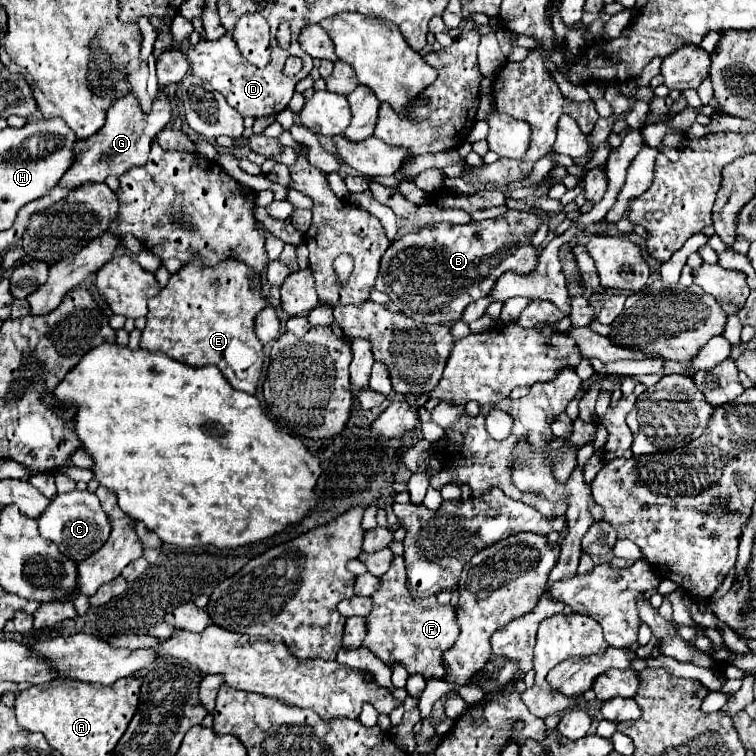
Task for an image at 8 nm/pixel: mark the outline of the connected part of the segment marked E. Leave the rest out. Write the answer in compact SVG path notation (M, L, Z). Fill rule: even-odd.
M191 260L169 284L149 300L147 326L139 348L163 352L177 362L189 366L213 364L221 370L235 390L255 394L263 370L263 344L255 334L255 316L265 308L265 298L259 288L261 280L239 260L223 260L221 266L205 268Z

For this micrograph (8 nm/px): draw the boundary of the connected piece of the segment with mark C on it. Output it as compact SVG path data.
M73 490L69 494L57 494L51 500L51 504L43 510L37 522L39 522L39 532L51 542L55 542L59 550L67 558L73 558L75 562L81 562L93 552L97 552L111 534L111 524L99 504L99 498L87 490L85 494L79 490Z

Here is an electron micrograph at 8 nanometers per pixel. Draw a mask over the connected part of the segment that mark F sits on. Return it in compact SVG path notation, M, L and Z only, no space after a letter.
M403 556L393 558L393 566L379 578L381 586L373 592L373 610L367 616L367 636L363 646L371 650L385 664L401 664L409 674L423 674L425 678L443 678L441 652L445 652L459 636L455 608L443 606L435 596L409 598L405 586Z

